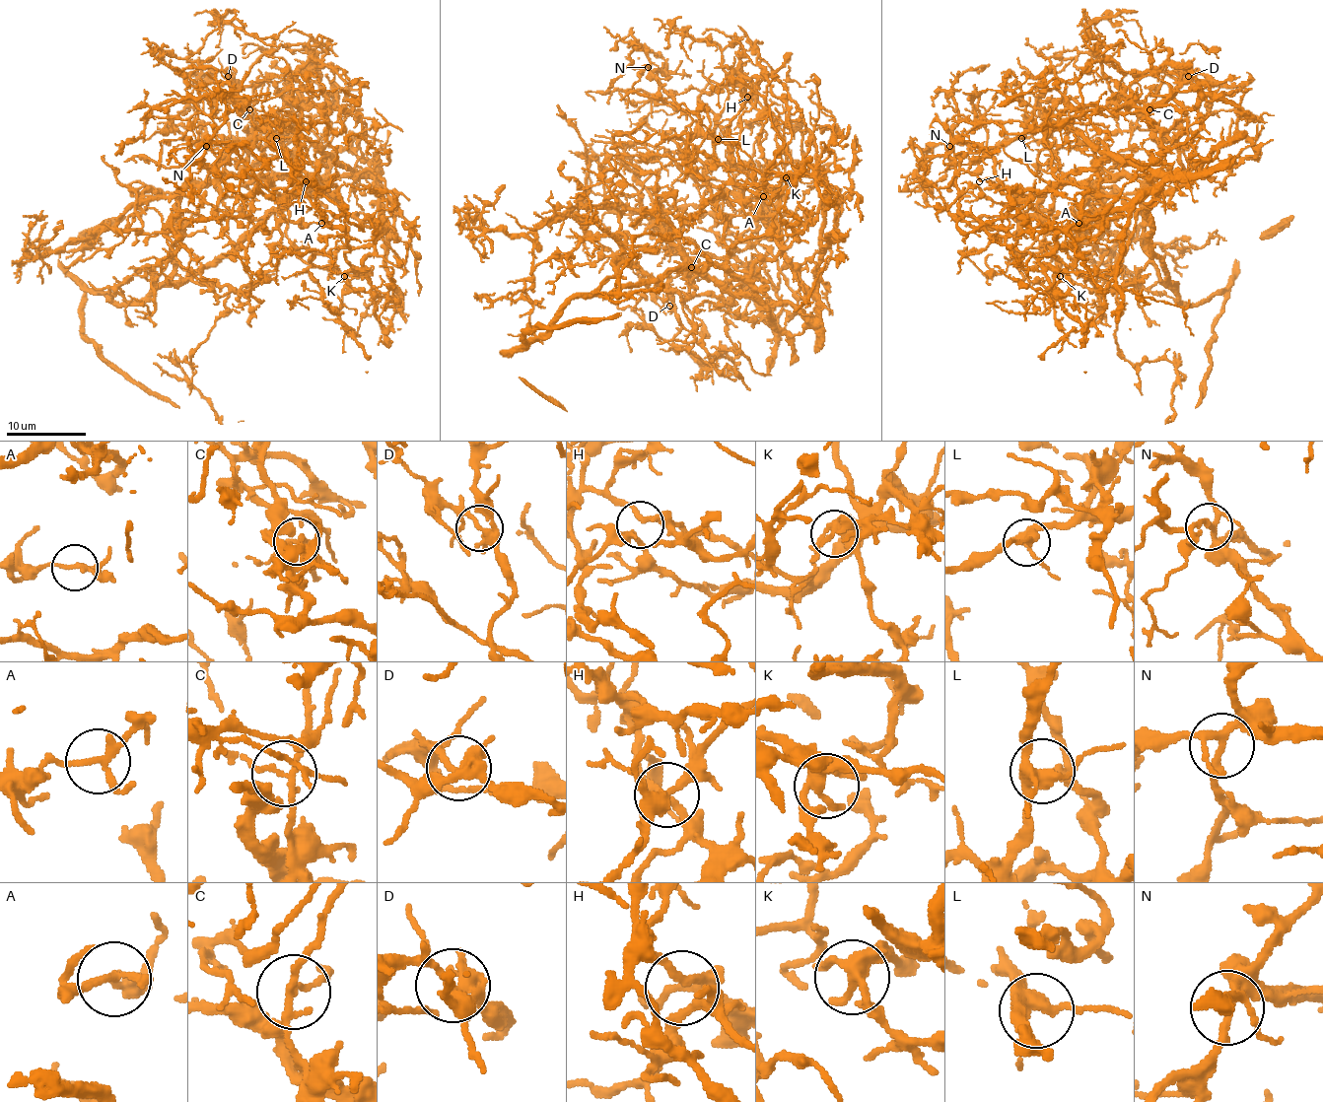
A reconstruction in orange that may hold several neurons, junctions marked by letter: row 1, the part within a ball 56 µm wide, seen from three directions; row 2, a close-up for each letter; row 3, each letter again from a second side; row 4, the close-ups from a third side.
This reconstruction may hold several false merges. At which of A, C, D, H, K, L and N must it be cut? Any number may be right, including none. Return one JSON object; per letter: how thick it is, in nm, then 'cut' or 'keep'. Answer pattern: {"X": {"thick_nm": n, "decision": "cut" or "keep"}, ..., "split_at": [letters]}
{"A": {"thick_nm": 180, "decision": "keep"}, "C": {"thick_nm": 160, "decision": "keep"}, "D": {"thick_nm": 280, "decision": "keep"}, "H": {"thick_nm": 200, "decision": "keep"}, "K": {"thick_nm": 360, "decision": "keep"}, "L": {"thick_nm": 320, "decision": "keep"}, "N": {"thick_nm": 220, "decision": "keep"}, "split_at": []}

